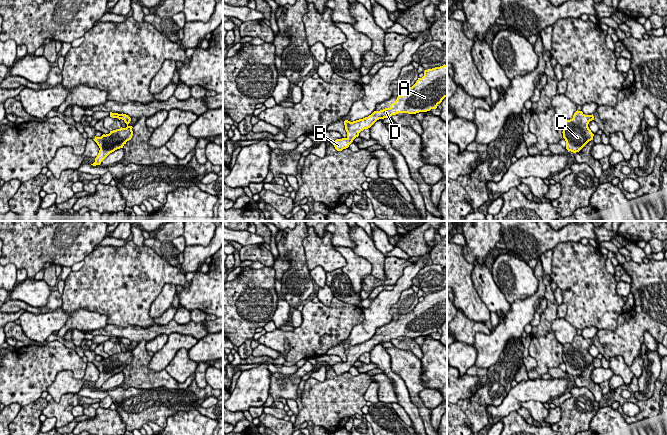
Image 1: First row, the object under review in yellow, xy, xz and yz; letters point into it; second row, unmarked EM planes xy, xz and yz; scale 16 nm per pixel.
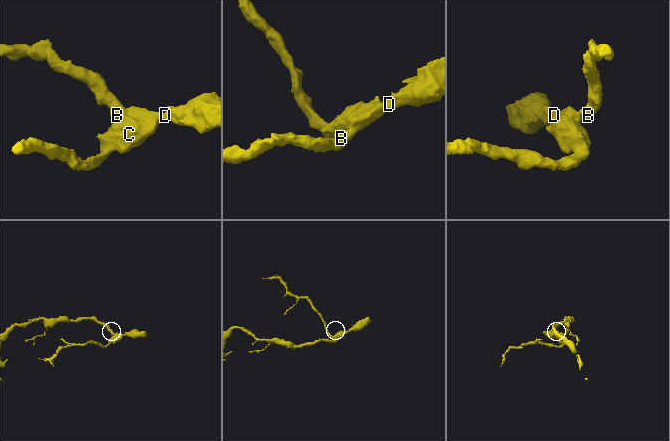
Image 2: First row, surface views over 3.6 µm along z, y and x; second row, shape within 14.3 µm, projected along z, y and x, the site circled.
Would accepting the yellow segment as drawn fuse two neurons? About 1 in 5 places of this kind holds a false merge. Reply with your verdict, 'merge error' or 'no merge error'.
no merge error

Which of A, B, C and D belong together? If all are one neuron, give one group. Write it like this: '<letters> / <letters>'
A B C D

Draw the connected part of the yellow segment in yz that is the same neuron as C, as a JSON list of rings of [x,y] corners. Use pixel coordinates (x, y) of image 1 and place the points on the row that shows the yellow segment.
[[[576,111],[573,118],[563,122],[563,138],[566,141],[566,149],[573,153],[579,152],[589,141],[593,140],[594,134],[588,127],[594,116],[585,115],[582,111]]]

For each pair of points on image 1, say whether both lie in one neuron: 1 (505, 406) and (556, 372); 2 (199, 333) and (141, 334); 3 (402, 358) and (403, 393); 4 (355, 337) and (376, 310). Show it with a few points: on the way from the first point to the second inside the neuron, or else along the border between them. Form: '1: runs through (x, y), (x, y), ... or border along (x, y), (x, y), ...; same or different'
1: border along (553, 377), (567, 378); different
2: runs through (185, 329), (155, 330); same
3: border along (390, 360), (390, 368), (403, 381), (412, 402); different
4: runs through (364, 334), (368, 333), (368, 326), (373, 319); same

